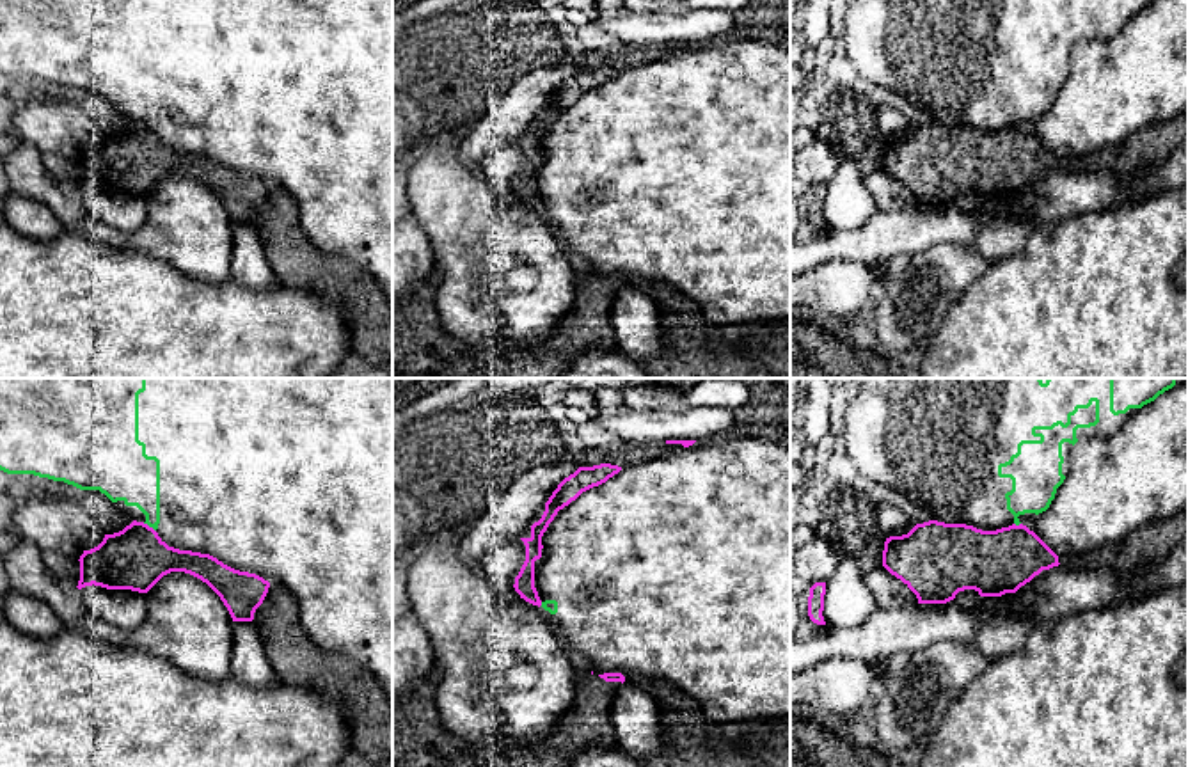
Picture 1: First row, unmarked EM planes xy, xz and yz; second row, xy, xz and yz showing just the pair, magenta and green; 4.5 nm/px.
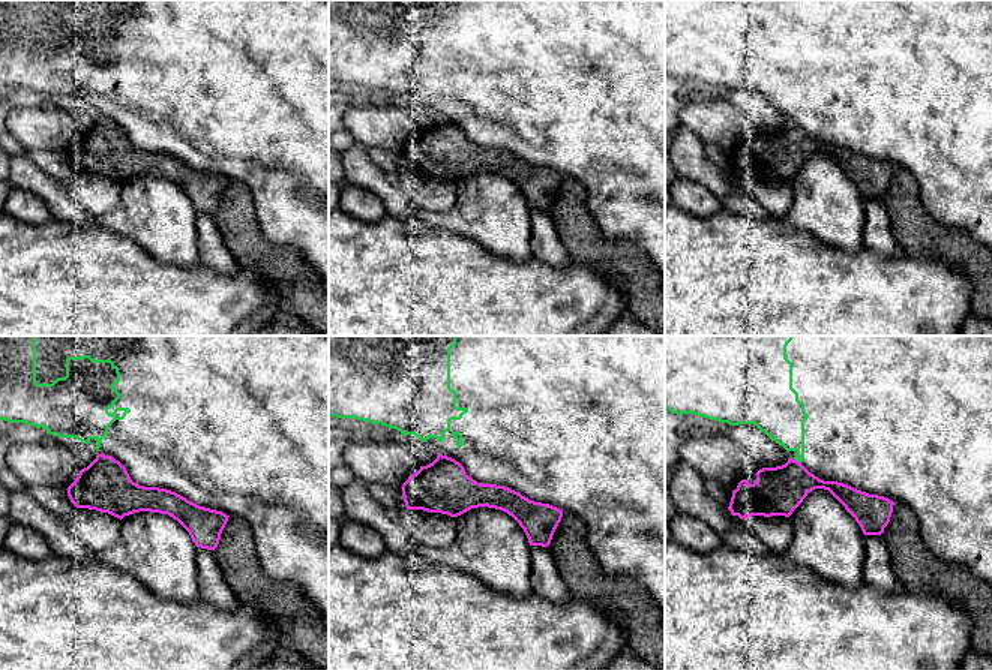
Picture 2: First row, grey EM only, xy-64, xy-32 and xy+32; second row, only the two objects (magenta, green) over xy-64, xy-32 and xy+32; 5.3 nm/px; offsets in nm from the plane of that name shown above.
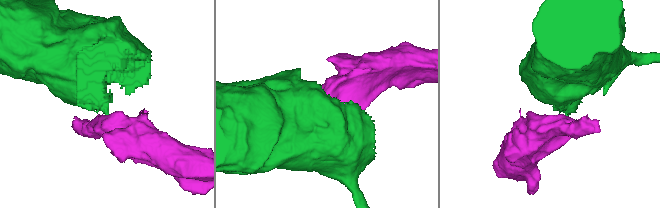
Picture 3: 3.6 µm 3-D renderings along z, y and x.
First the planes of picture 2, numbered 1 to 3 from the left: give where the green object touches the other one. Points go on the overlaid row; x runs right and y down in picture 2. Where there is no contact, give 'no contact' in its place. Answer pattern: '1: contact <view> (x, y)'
1: no contact
2: no contact
3: contact xy+32 (796, 460)

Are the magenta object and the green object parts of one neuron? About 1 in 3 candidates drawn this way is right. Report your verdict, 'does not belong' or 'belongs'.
does not belong

